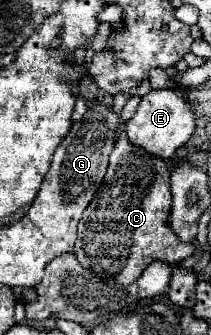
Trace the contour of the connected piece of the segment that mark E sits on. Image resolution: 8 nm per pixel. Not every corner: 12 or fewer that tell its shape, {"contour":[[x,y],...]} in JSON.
{"contour":[[153,89],[125,133],[171,159],[195,131],[191,103],[177,89]]}

